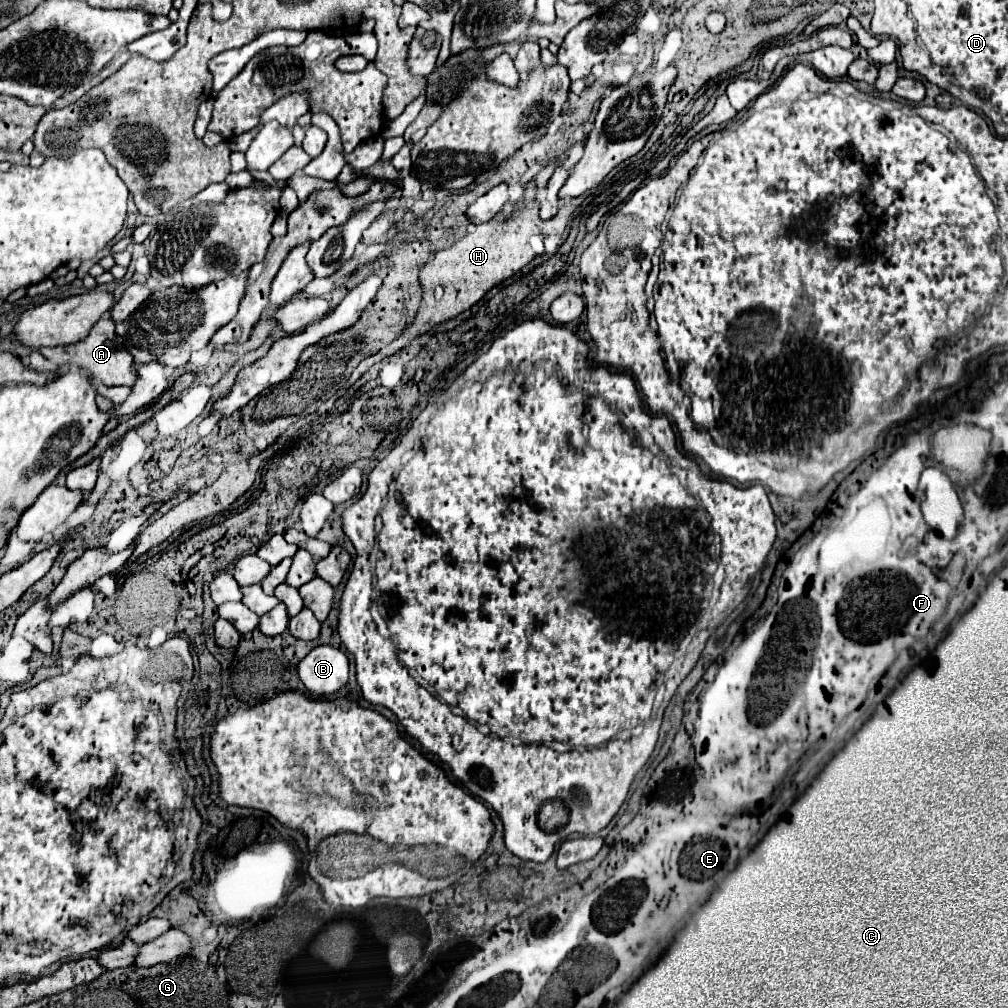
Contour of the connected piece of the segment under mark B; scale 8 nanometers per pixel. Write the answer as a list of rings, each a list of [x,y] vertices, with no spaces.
[[[317,646],[299,662],[299,678],[317,698],[339,692],[347,684],[349,660],[333,646]]]

